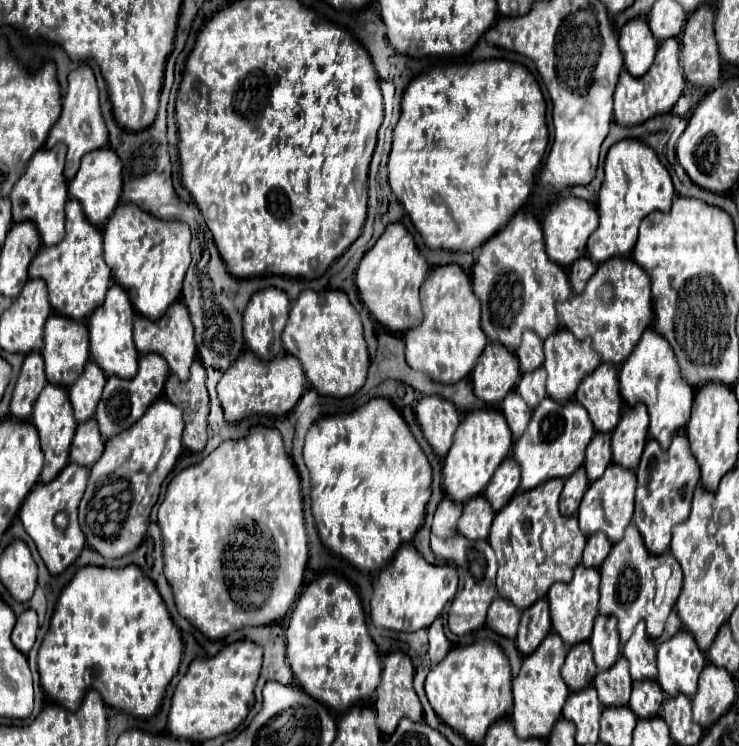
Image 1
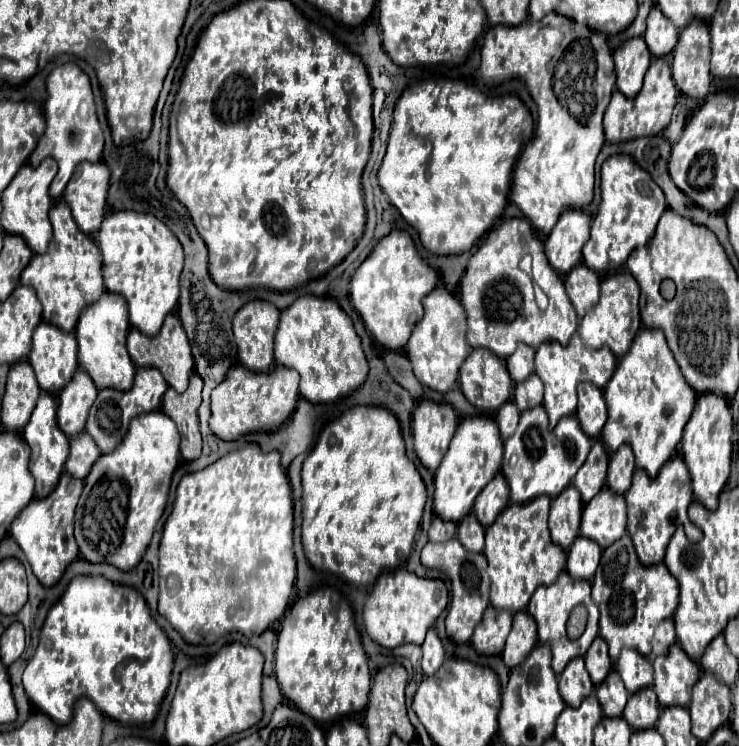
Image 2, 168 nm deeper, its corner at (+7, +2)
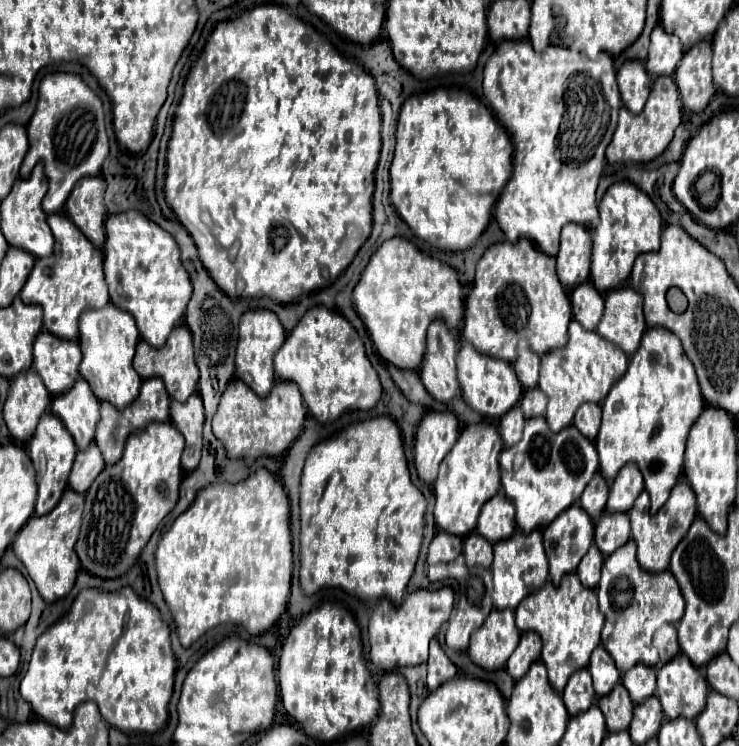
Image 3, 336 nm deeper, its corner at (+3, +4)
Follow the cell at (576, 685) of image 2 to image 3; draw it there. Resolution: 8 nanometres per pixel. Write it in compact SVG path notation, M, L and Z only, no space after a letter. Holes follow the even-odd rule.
M586 669L576 671L568 679L566 689L562 691L562 699L564 699L570 715L576 715L578 711L586 711L596 699L594 687L590 683L590 671L586 671Z

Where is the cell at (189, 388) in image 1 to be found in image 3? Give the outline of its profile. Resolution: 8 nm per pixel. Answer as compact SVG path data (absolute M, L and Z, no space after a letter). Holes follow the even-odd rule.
M194 393L186 403L170 403L170 419L176 429L186 439L186 449L182 455L182 467L192 471L202 453L202 425L204 425L204 407L198 393Z

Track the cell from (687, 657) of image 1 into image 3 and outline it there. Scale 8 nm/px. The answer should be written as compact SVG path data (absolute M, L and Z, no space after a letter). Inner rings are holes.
M678 653L670 663L664 663L656 675L656 695L668 719L674 719L676 715L694 719L702 711L706 705L708 683L690 659L686 659L686 655Z

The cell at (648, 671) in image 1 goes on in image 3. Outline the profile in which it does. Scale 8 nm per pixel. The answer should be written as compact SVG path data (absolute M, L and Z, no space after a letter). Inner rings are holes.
M636 663L632 669L624 673L622 683L630 693L630 699L634 703L642 703L656 691L656 671L650 665Z

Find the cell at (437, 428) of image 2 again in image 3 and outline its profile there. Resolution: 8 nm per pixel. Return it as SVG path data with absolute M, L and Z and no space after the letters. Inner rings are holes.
M428 411L414 437L414 461L422 481L434 483L442 459L460 435L458 417L450 411Z

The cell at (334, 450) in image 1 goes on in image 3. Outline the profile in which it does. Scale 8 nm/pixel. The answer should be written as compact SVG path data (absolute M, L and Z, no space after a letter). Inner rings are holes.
M390 417L350 423L336 437L312 447L300 485L300 583L306 595L322 587L342 587L360 599L390 599L396 605L414 573L422 545L426 499L412 485L398 425Z

